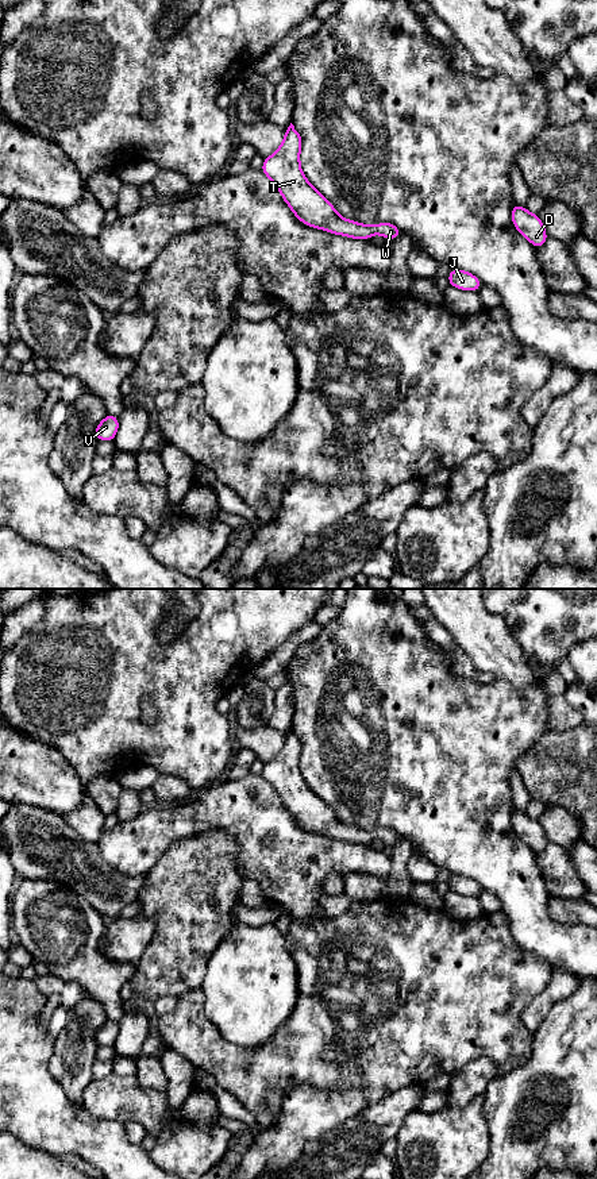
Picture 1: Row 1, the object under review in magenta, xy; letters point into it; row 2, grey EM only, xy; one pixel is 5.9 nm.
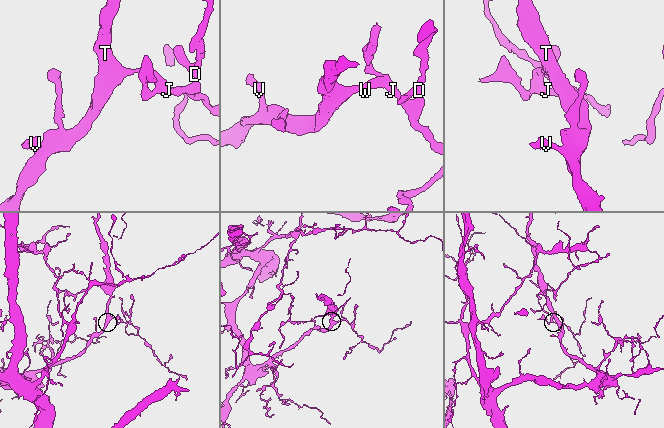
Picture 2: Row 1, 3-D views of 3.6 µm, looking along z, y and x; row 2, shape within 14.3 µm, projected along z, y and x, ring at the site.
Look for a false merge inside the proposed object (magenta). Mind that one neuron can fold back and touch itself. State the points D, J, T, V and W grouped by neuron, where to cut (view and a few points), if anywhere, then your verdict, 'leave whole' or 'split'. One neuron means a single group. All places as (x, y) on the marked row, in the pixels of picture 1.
D J T V W | no cut | leave whole

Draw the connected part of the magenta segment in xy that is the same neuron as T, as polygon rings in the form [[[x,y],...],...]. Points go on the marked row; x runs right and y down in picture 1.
[[[292,123],[284,131],[284,142],[274,154],[263,158],[261,170],[274,182],[284,201],[301,223],[351,239],[370,239],[375,232],[390,240],[403,235],[393,223],[366,226],[340,217],[334,205],[309,184],[301,172],[301,135]]]

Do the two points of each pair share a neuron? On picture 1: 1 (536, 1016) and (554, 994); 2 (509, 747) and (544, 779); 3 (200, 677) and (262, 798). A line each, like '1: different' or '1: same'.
1: same
2: different
3: different

